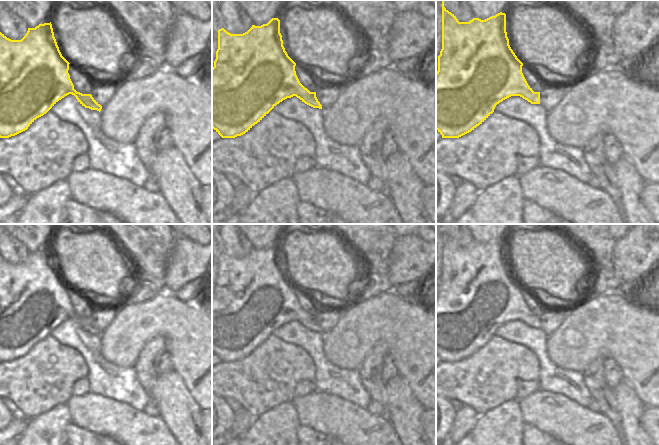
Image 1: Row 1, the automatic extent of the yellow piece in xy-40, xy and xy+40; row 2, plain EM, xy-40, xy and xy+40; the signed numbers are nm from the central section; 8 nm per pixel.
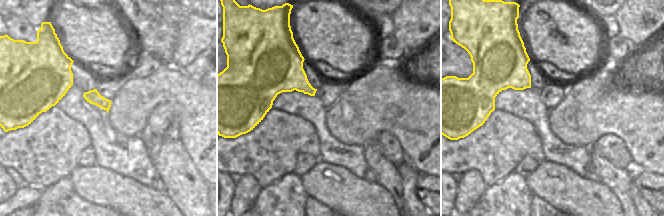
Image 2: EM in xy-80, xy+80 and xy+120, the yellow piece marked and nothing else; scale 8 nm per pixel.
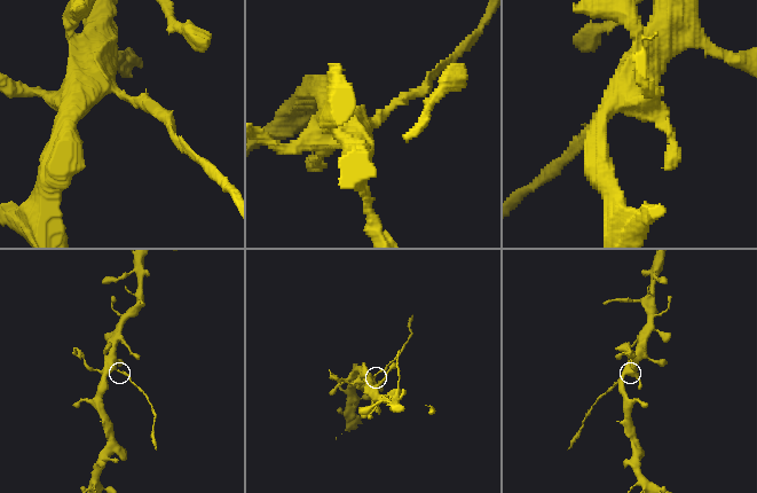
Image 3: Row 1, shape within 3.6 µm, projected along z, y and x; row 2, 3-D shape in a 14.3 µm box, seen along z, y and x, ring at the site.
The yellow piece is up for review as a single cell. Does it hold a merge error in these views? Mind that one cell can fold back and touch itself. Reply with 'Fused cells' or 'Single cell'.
Fused cells.

